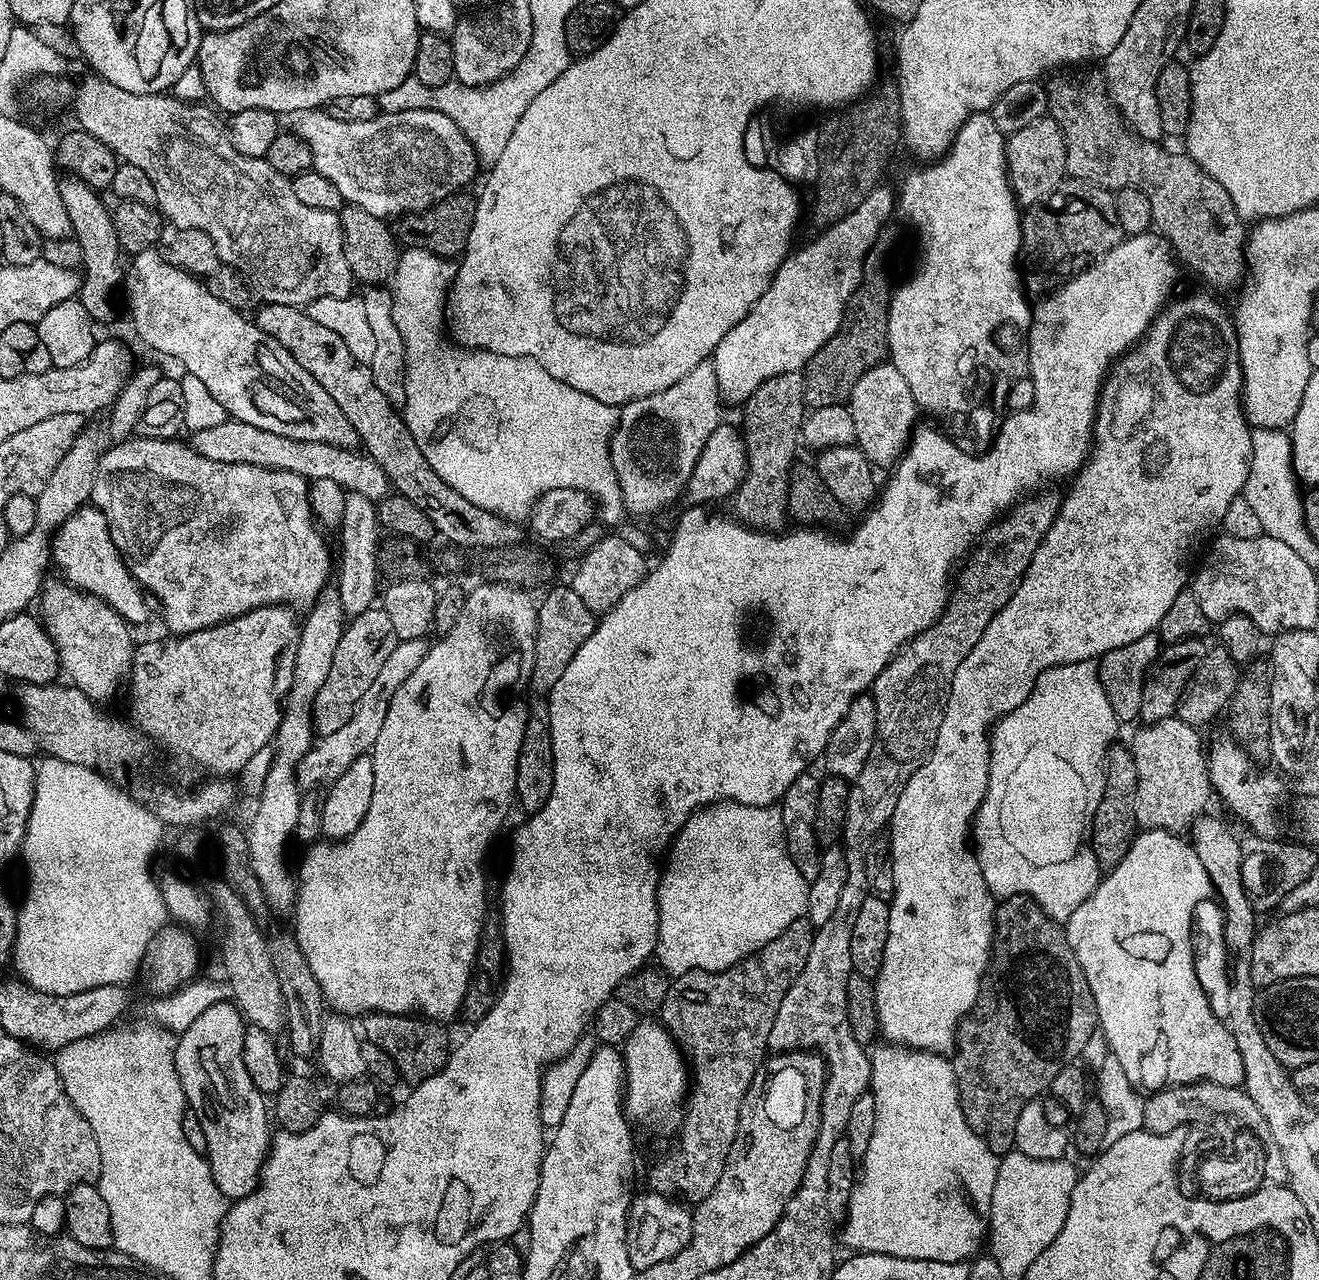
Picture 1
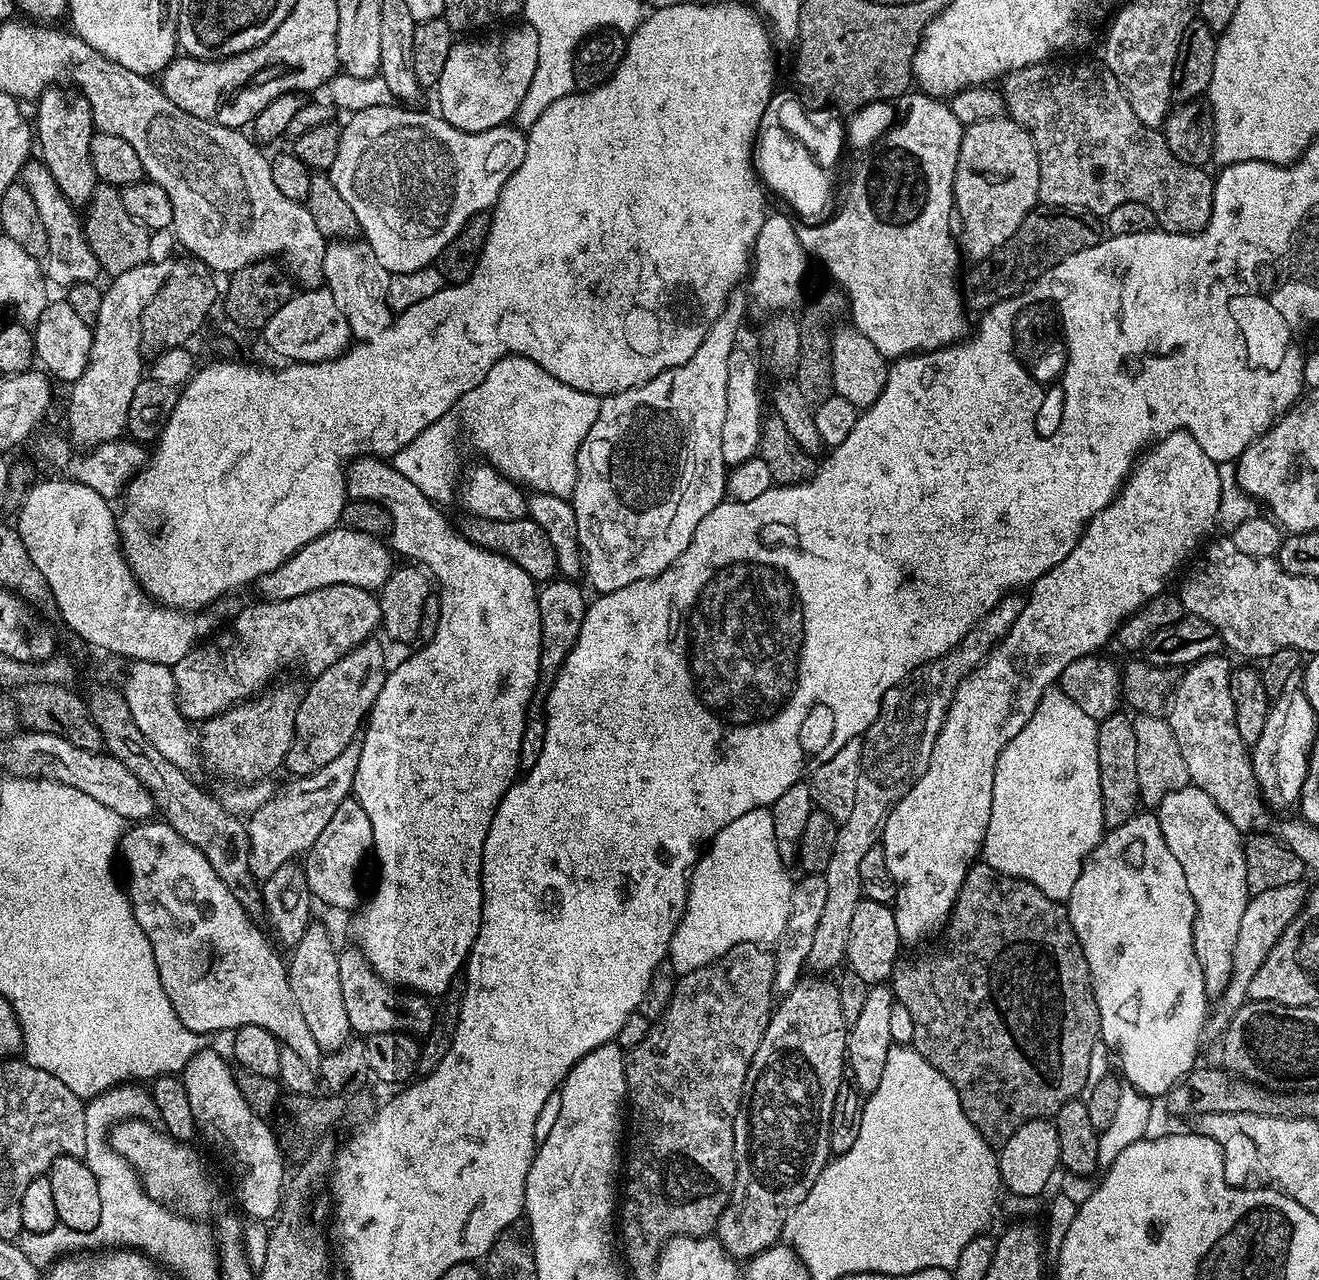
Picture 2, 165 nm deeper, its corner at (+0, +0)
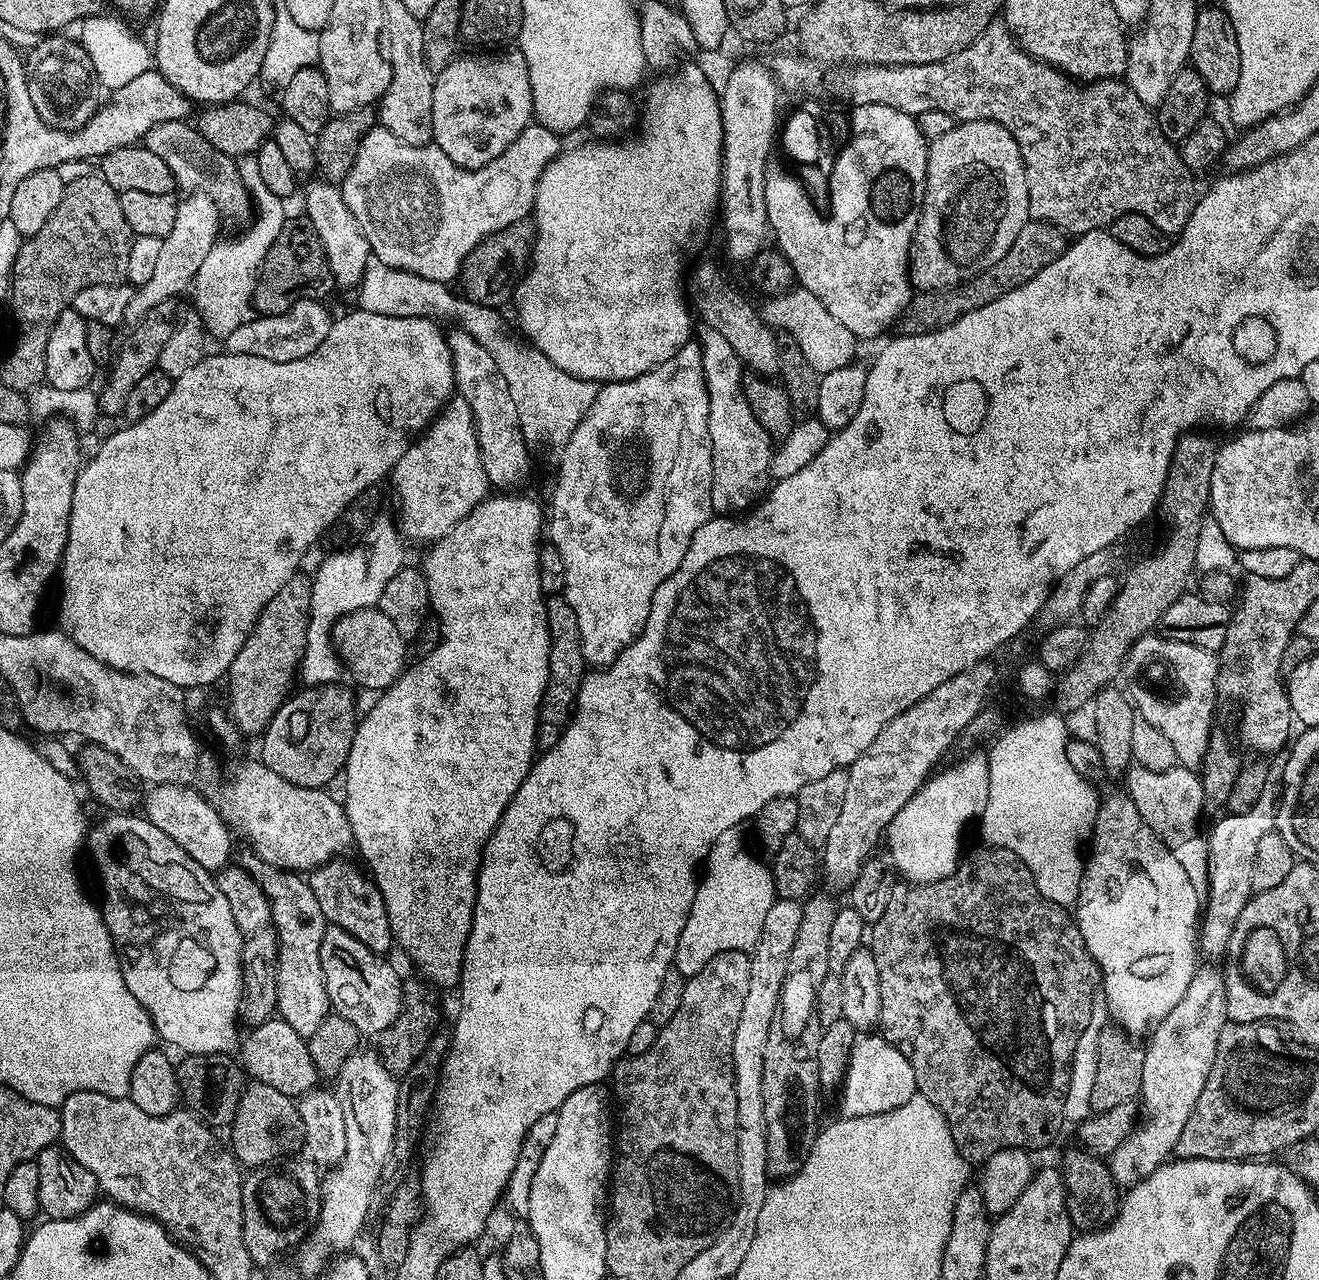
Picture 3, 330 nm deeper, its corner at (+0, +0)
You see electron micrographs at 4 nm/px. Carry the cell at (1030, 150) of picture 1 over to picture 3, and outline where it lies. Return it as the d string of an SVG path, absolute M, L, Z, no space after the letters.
M966 120L953 123L942 138L928 145L926 190L920 221L914 230L912 248L908 252L908 279L916 292L942 292L982 274L1014 246L1018 230L1027 224L1028 183L1022 150L1014 142L1014 134L993 120Z

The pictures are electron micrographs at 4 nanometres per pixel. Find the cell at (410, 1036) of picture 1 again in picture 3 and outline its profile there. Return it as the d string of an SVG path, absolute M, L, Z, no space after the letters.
M331 926L325 927L322 934L322 978L326 978L326 994L331 1011L346 1018L346 1022L355 1026L361 1037L379 1037L380 1033L386 1031L394 1022L394 1018L398 1018L404 1001L404 984L399 974L396 973L395 966L381 953L362 946L362 942L346 934L346 930Z

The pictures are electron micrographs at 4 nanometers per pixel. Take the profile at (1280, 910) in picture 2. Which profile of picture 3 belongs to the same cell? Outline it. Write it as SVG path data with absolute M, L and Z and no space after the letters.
M1197 967L1190 986L1186 986L1186 994L1182 994L1182 1002L1178 1002L1163 1022L1156 1025L1150 1036L1152 1041L1144 1048L1139 1095L1139 1099L1144 1100L1142 1115L1132 1133L1112 1151L1107 1161L1117 1185L1131 1186L1142 1182L1175 1153L1186 1118L1190 1118L1194 1102L1198 1102L1202 1086L1206 1086L1206 1078L1210 1078L1218 1038L1227 1023L1223 971L1219 967Z

